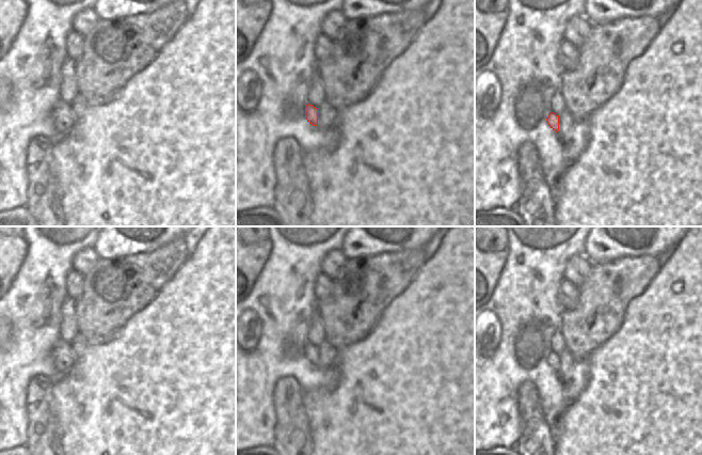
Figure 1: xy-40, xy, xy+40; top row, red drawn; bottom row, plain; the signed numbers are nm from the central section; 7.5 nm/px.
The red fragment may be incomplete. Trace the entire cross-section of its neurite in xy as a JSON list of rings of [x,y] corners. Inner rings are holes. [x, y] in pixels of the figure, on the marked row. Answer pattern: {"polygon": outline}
{"polygon": [[[313,105],[305,106],[305,119],[313,126],[318,126],[318,109]]]}

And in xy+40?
{"polygon": [[[551,112],[546,121],[553,130],[555,130],[556,132],[559,131],[559,115]]]}

